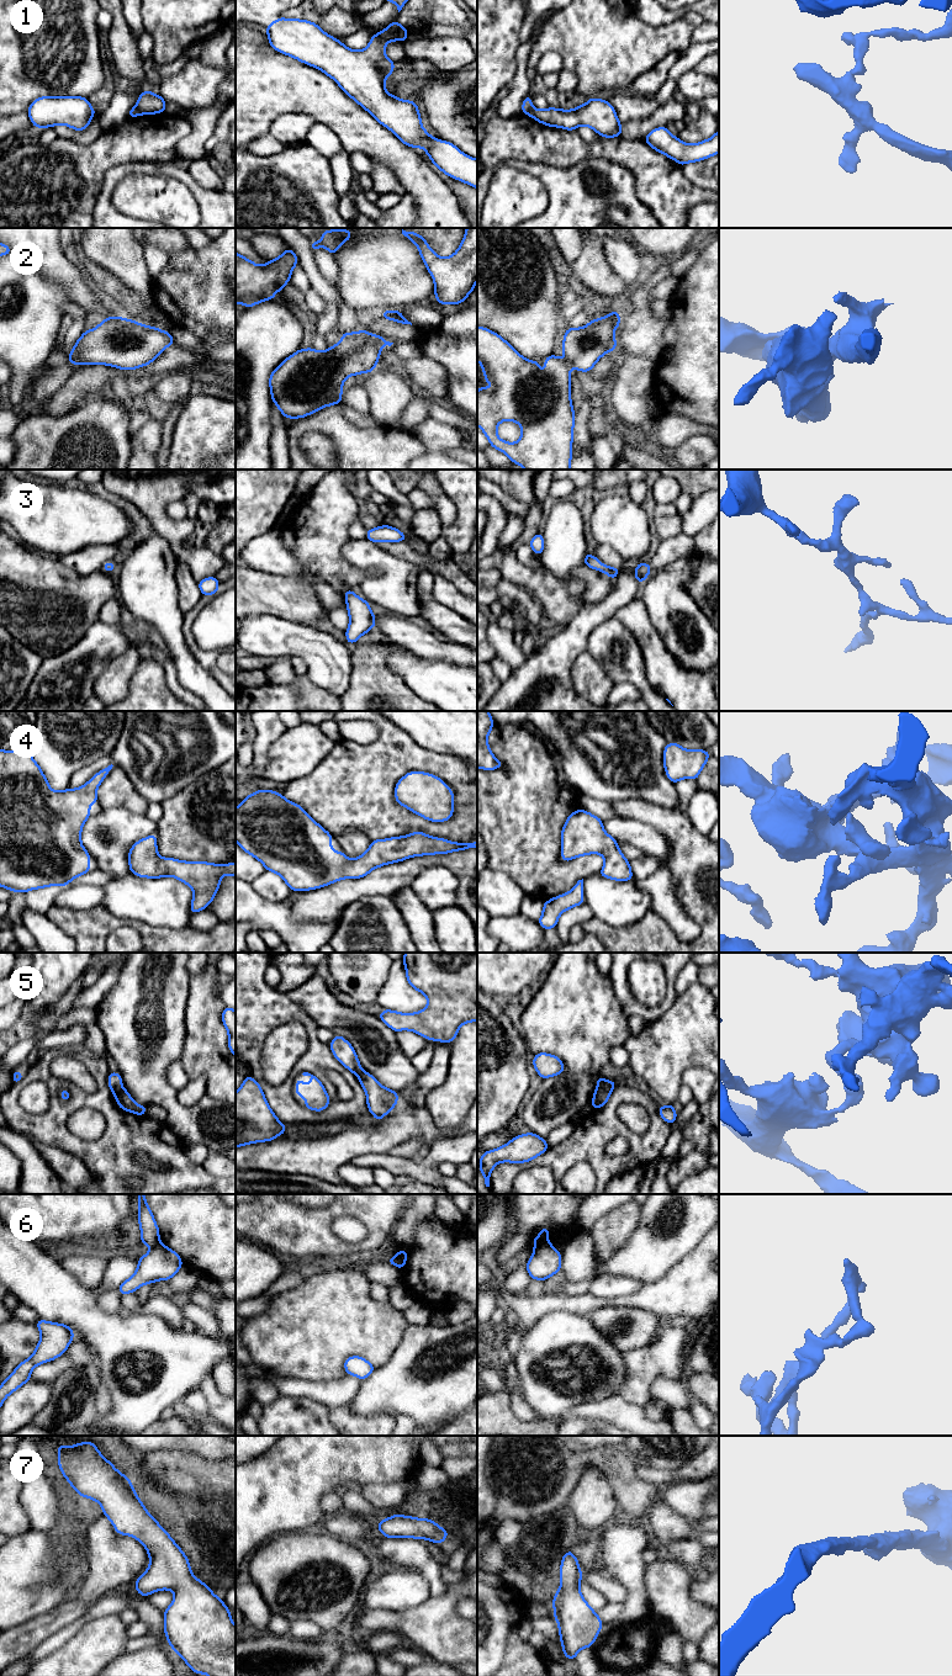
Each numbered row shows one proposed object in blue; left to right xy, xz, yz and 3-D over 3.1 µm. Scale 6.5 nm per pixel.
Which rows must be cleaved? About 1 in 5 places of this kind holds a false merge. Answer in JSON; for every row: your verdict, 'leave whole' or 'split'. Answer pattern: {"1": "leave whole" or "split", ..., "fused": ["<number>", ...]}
{"1": "split", "2": "leave whole", "3": "leave whole", "4": "leave whole", "5": "split", "6": "split", "7": "leave whole", "fused": ["1", "5", "6"]}

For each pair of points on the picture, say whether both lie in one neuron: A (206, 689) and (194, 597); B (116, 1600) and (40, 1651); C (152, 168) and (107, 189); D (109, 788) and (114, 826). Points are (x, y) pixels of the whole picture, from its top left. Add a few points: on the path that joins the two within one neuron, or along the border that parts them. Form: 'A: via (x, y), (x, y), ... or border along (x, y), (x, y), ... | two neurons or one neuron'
A: border along (176, 584), (178, 605), (184, 613) | two neurons
B: via (98, 1608), (58, 1639) | one neuron
C: via (139, 168), (125, 169), (116, 176) | one neuron
D: border along (104, 807), (127, 807), (139, 815) | two neurons

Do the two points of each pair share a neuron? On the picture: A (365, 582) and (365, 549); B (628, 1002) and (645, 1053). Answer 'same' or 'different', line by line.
A: same
B: different

